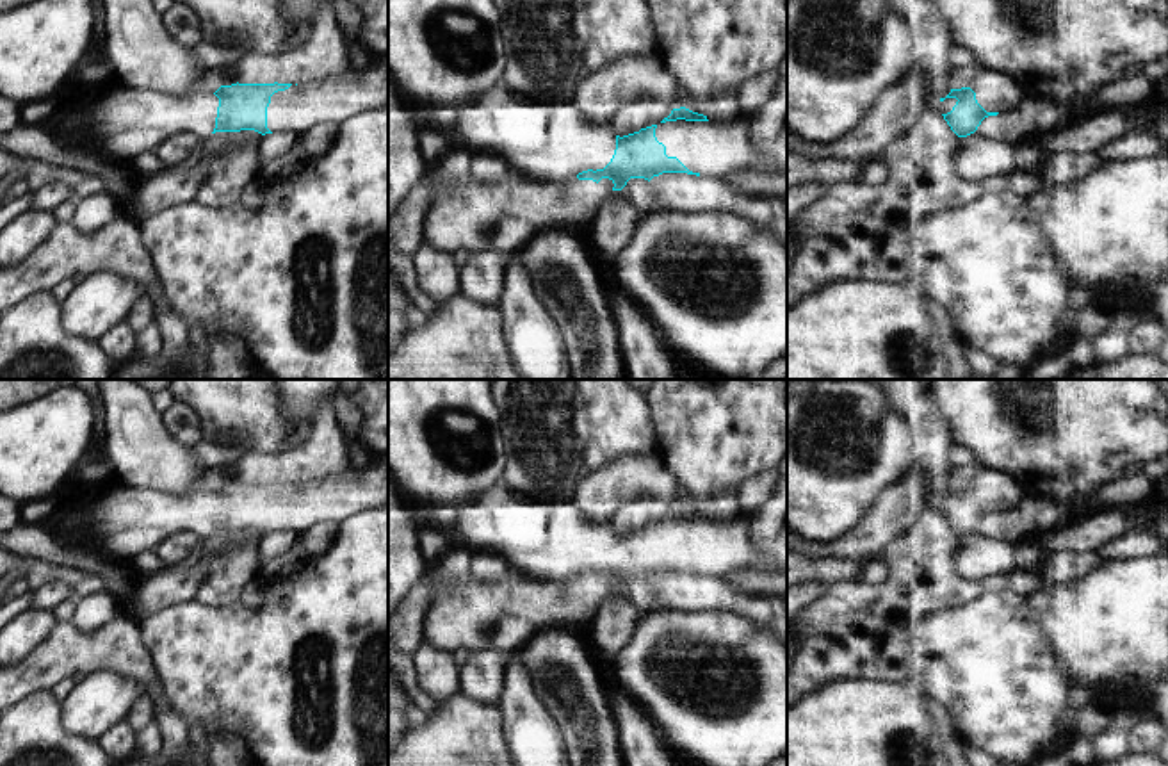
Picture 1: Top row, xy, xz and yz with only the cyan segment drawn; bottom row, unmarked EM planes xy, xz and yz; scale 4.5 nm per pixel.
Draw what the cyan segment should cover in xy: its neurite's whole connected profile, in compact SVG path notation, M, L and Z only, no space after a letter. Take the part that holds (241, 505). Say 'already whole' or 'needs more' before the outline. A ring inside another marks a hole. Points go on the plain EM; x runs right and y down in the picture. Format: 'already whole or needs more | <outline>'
needs more | M370 461L361 470L351 470L335 477L315 483L231 483L221 485L214 493L169 495L155 490L130 490L118 483L110 483L82 509L66 509L59 513L50 526L53 542L68 552L78 556L94 556L112 565L128 565L141 554L153 552L169 536L185 533L198 540L208 538L215 531L255 529L265 533L304 533L315 522L337 522L351 518L356 513L372 508L388 506L388 461Z

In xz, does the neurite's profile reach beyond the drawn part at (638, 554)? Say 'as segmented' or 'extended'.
extended

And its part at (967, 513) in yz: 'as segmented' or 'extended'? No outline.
extended

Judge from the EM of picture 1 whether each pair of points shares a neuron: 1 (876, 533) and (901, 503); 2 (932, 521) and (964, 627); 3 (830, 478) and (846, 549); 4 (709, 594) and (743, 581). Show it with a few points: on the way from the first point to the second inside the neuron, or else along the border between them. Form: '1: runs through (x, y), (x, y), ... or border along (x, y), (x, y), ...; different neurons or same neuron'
1: runs through (880, 526), (896, 510); same neuron
2: border along (983, 592), (969, 603), (930, 613), (919, 624); different neurons
3: border along (871, 506), (846, 533), (828, 540), (805, 542); different neurons
4: border along (716, 578), (734, 590), (768, 597); different neurons

